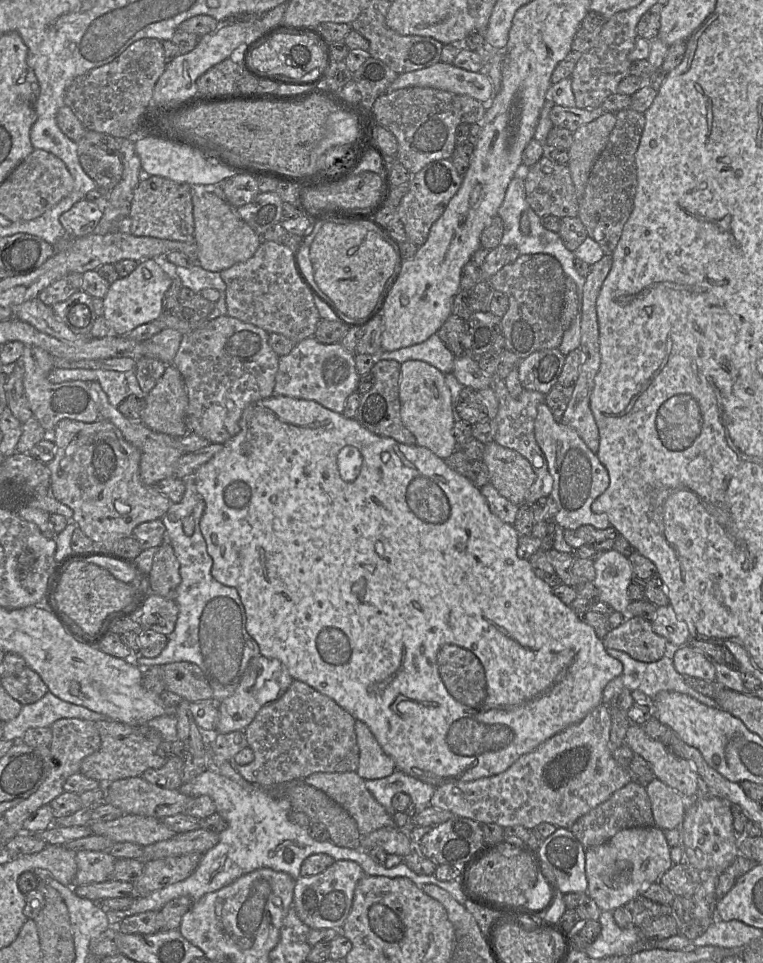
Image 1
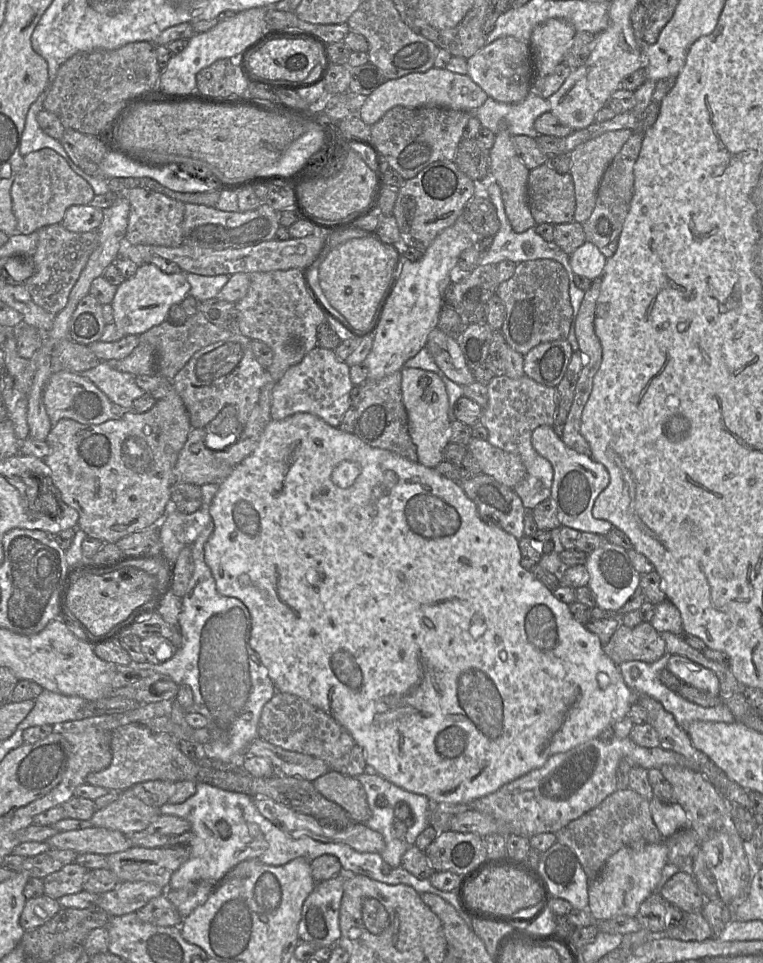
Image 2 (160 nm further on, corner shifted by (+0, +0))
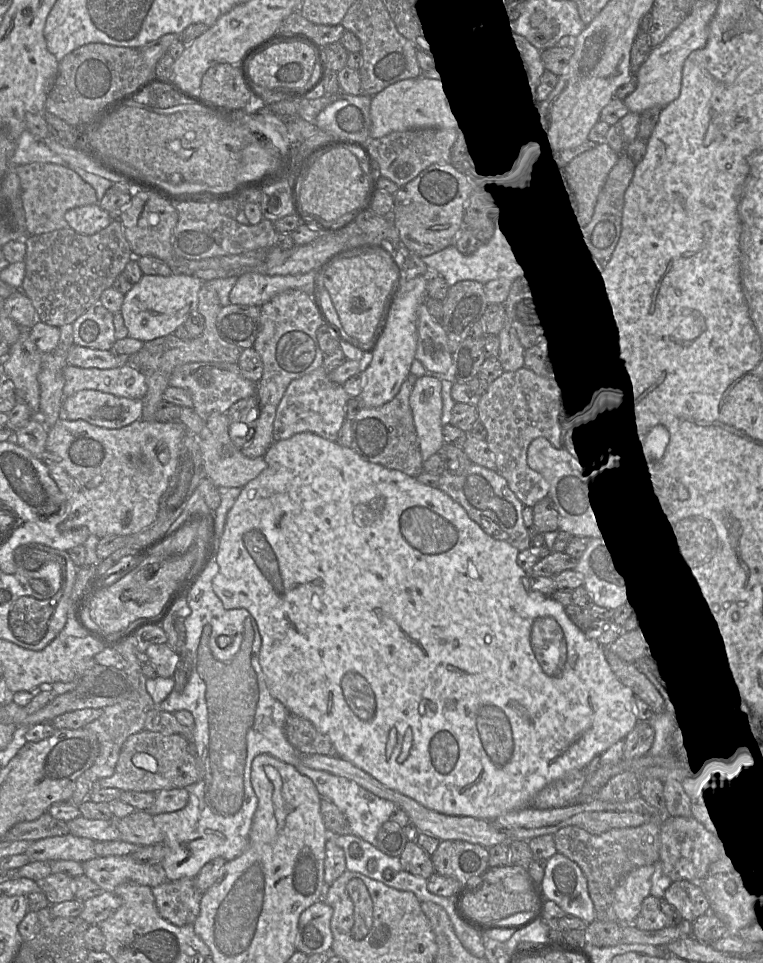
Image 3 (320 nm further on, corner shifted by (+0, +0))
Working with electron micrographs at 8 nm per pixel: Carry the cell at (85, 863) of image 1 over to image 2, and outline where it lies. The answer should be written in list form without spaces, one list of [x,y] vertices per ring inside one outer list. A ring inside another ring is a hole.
[[[75,862],[65,865],[43,879],[44,894],[56,900],[65,895],[76,894],[83,890],[87,873],[85,867]]]

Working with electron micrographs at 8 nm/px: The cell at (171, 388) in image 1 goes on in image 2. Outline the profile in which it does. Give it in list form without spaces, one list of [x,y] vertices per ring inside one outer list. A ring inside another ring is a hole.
[[[173,389],[165,397],[157,400],[149,411],[141,414],[132,410],[123,410],[120,417],[97,425],[82,424],[73,419],[59,420],[52,426],[45,440],[50,447],[50,453],[43,460],[51,470],[52,482],[59,490],[63,501],[78,512],[78,528],[82,529],[87,536],[99,539],[104,543],[116,543],[125,536],[149,527],[158,526],[161,522],[166,505],[171,499],[171,487],[175,483],[175,466],[191,430],[192,426],[186,406],[176,390]]]

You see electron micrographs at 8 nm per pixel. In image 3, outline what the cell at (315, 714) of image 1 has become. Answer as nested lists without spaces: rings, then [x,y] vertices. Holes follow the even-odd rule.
[[[290,713],[284,731],[289,743],[302,755],[337,756],[331,740],[303,717]]]

